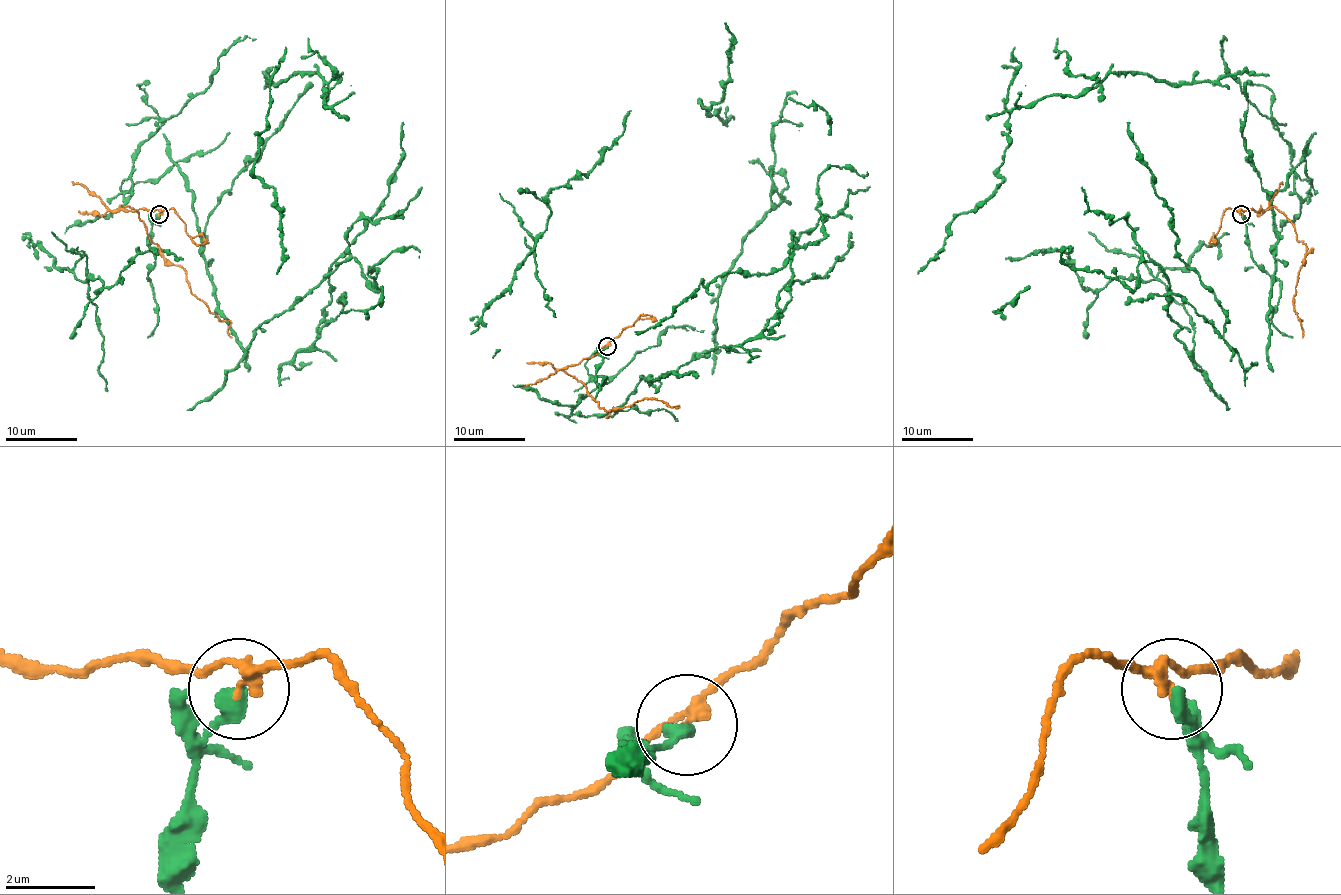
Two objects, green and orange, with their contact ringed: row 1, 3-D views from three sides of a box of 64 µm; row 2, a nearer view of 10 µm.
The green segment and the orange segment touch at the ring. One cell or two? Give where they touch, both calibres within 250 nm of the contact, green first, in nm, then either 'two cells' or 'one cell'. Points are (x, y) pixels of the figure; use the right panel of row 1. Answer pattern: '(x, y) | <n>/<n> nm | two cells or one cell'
(1241, 214) | 360/200 nm | two cells

